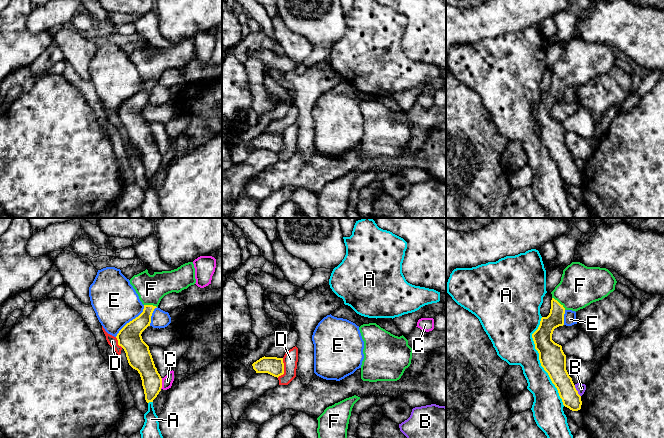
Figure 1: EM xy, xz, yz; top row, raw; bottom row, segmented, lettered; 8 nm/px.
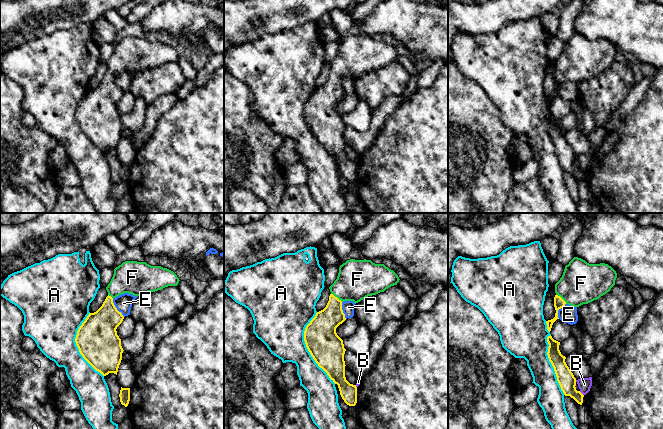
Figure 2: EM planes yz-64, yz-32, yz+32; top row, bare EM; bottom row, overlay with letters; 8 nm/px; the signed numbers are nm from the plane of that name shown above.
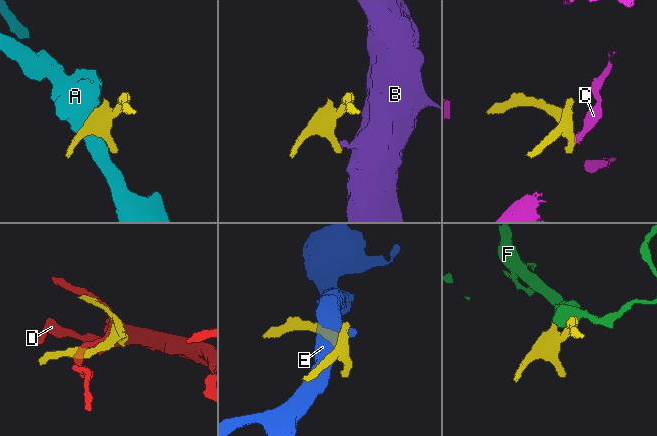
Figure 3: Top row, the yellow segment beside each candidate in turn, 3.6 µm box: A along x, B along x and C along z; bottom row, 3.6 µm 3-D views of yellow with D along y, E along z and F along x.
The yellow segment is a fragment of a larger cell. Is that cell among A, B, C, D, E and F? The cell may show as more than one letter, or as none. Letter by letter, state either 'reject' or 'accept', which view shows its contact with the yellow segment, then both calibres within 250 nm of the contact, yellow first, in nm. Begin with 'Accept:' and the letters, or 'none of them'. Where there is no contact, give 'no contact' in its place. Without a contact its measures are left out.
Accept: F
A: reject | yz | 200/300 nm
B: reject | yz | 160/70 nm
C: reject | xy | 180/90 nm
D: reject | xz | 150/120 nm
E: reject | xy | 190/360 nm
F: accept | yz | 130/320 nm

